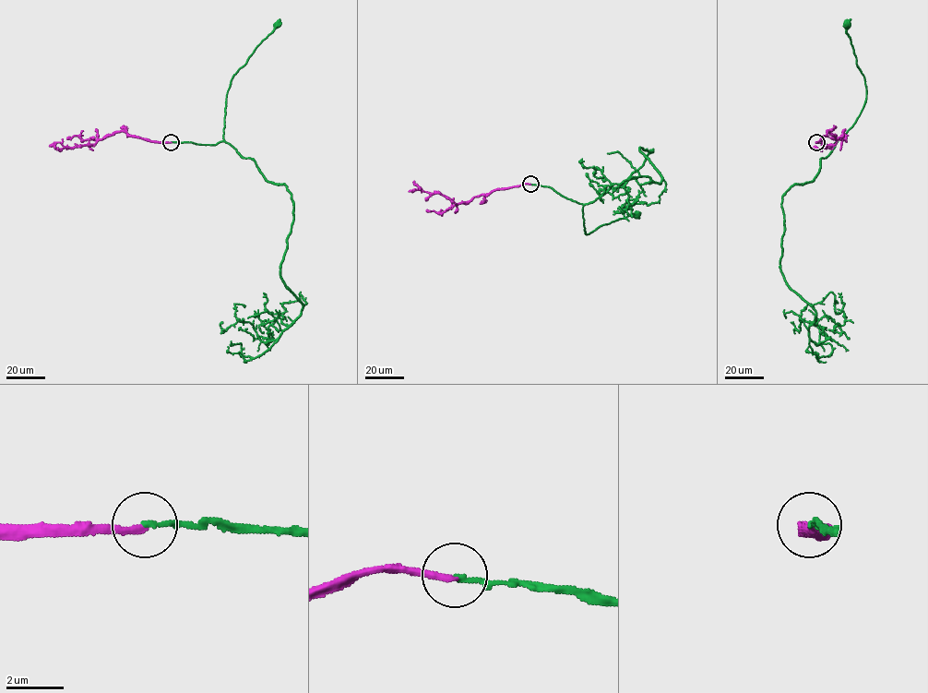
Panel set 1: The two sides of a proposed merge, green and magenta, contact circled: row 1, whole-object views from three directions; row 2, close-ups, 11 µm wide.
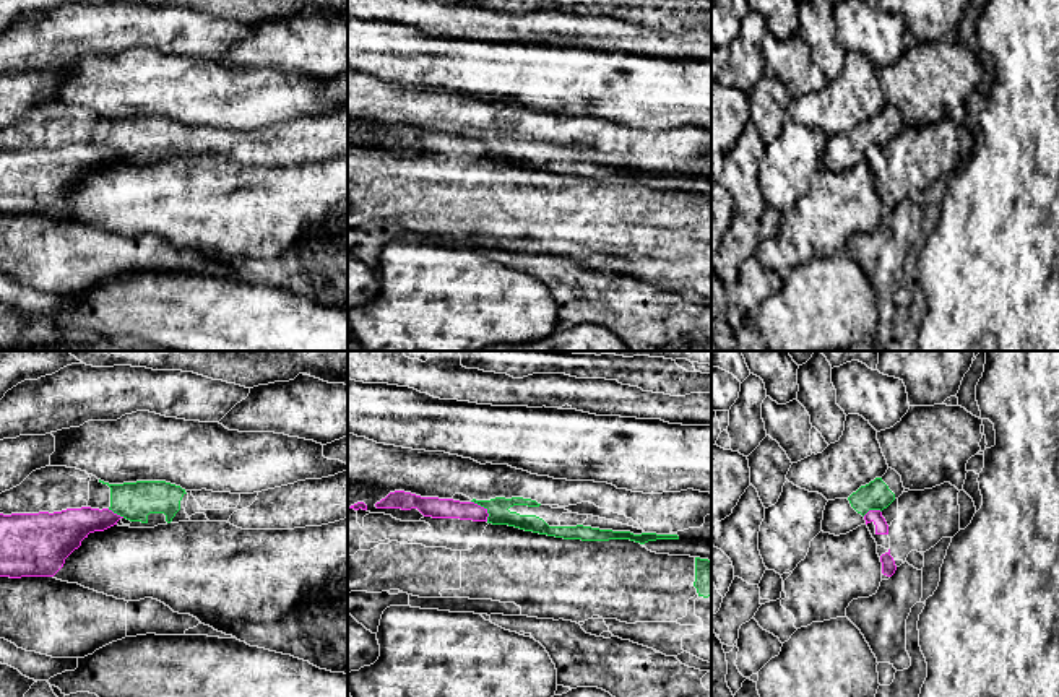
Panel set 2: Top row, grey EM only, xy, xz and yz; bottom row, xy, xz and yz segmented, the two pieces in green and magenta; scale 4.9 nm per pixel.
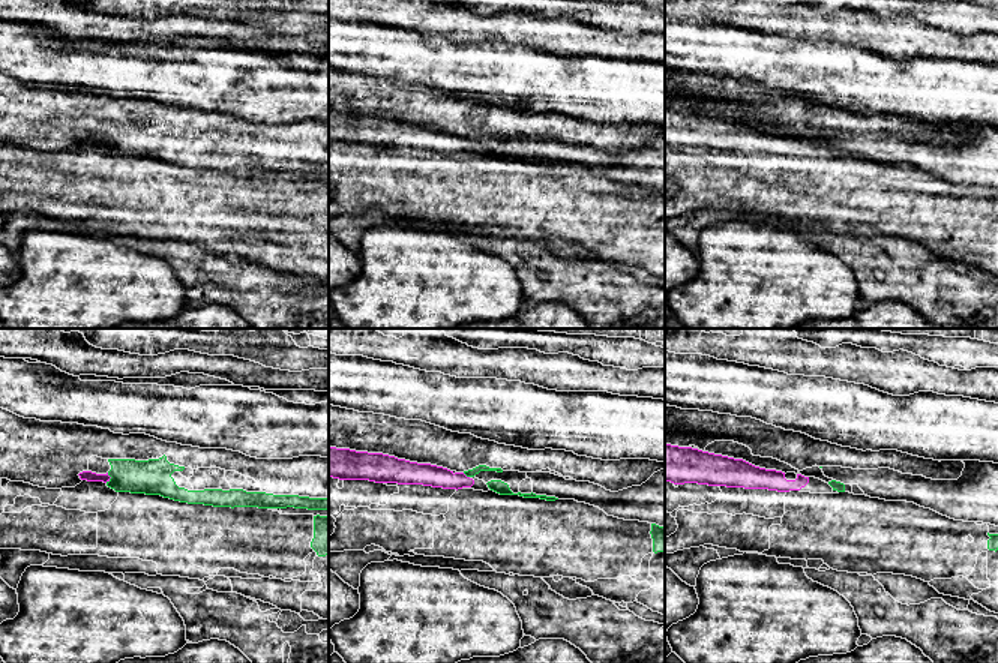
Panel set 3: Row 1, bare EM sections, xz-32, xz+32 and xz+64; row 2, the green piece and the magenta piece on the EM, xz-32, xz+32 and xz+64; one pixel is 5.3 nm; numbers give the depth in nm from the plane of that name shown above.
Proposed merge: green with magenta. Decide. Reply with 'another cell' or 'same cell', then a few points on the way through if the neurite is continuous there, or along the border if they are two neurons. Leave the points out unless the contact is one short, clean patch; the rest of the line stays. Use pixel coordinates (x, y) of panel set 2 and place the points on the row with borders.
another cell; border along xz (471, 501), (486, 510), (488, 520)

